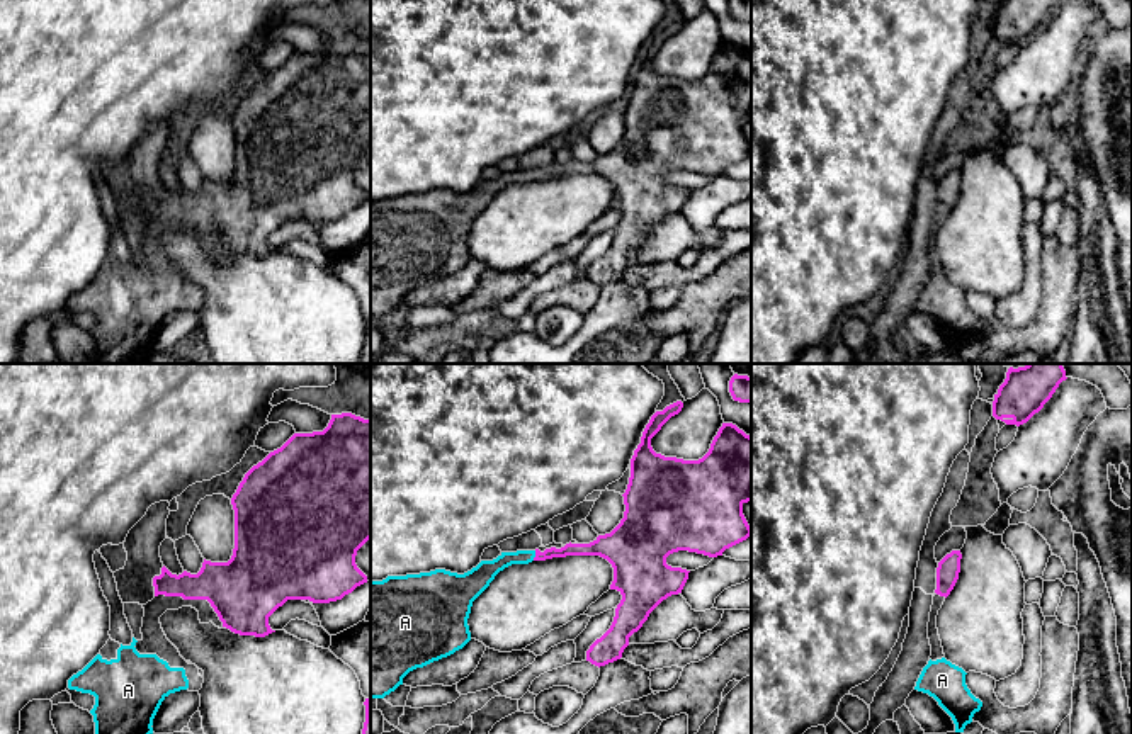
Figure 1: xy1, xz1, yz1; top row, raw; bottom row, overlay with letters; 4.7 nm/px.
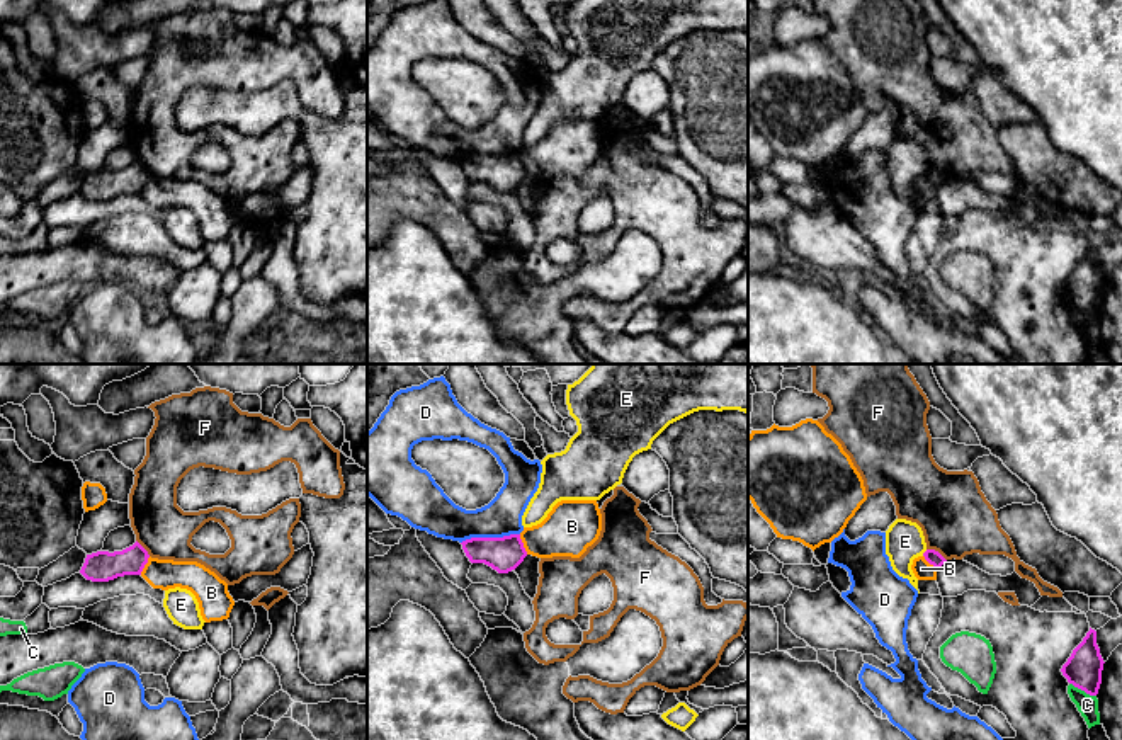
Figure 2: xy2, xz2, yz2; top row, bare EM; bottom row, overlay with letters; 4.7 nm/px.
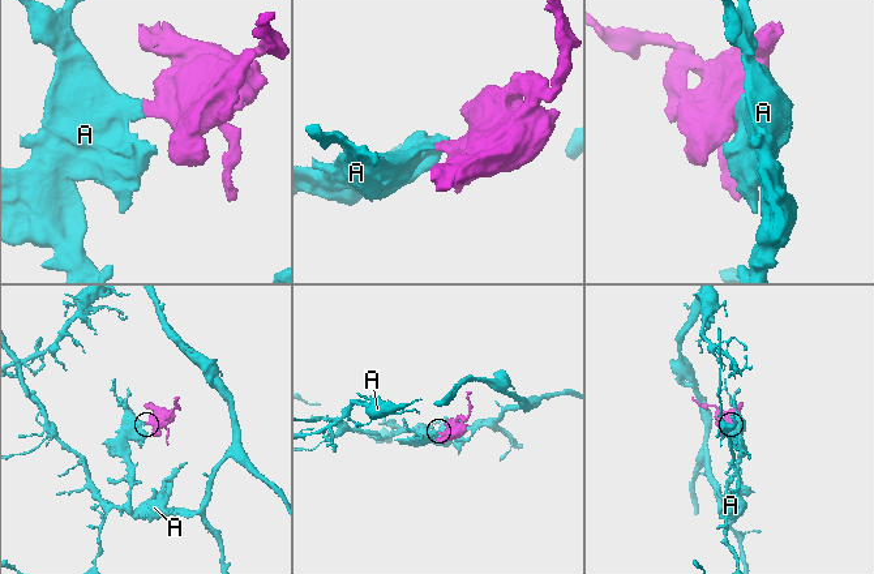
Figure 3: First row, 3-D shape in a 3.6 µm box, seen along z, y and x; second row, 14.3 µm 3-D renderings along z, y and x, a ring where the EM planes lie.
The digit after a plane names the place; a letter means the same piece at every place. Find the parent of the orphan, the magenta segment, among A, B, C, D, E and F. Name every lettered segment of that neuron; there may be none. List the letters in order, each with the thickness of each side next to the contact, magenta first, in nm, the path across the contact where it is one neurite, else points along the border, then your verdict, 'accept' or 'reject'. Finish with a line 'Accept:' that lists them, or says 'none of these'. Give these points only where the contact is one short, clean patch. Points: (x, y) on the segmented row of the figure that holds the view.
A: calibres 60 and 100 nm; way xz1 (570, 549), (536, 556), (509, 558), (486, 570); accept
B: calibres 160 and 240 nm; border xz2 (519, 535), (527, 553); reject
C: calibres 180 and 100 nm; reject
D: calibres 160 and 180 nm; reject
E: calibres 70 and 190 nm; border yz2 (927, 550), (922, 555); reject
F: calibres 70 and 340 nm; border yz2 (927, 548), (934, 548), (946, 560); reject
Accept: A

